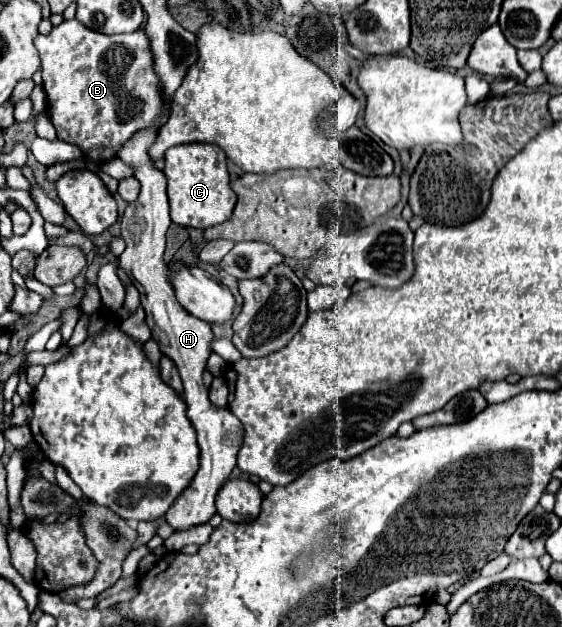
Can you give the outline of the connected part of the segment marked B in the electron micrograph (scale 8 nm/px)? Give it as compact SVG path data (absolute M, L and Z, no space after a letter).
M72 19L62 21L52 29L50 35L38 35L34 43L42 59L42 79L48 97L48 111L52 113L52 123L58 131L58 139L82 147L86 159L94 161L96 165L106 163L118 153L120 143L130 139L142 127L158 123L164 99L158 93L158 77L152 69L150 45L142 29L126 35L104 35Z

